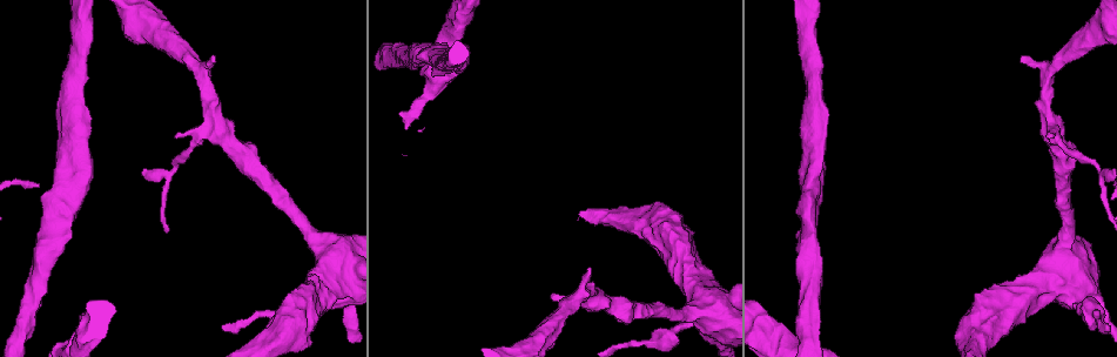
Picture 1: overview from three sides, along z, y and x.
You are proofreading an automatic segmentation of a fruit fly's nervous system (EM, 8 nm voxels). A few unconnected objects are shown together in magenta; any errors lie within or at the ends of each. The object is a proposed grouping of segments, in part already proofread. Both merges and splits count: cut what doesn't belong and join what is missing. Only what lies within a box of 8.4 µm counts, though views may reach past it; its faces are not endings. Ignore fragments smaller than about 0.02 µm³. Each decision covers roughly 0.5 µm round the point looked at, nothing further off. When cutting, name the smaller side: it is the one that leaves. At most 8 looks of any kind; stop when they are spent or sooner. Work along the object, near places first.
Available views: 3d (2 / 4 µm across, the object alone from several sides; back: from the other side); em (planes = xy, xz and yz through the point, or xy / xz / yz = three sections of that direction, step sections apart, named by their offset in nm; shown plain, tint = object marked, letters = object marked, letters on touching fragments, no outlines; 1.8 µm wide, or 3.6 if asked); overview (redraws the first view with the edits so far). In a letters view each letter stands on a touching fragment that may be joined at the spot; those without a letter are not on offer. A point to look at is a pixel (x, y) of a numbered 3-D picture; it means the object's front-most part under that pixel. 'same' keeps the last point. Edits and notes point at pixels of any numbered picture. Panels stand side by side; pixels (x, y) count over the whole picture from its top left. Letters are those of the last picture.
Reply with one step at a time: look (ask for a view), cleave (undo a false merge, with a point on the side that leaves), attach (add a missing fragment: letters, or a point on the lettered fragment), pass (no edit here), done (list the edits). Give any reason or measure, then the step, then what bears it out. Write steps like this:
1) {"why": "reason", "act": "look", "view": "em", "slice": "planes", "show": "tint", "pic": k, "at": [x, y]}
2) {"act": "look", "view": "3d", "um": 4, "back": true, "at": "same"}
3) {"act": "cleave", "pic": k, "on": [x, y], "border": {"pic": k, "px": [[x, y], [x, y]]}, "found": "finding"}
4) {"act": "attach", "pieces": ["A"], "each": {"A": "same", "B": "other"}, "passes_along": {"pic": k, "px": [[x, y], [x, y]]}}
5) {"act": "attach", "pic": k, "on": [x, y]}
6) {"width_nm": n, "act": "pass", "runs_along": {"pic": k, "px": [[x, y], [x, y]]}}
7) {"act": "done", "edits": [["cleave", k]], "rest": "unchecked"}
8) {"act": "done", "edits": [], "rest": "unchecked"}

{"why": "branch stops here", "act": "look", "view": "em", "um": 3.6, "slice": "planes", "show": "letters", "pic": 1, "at": [588, 269]}

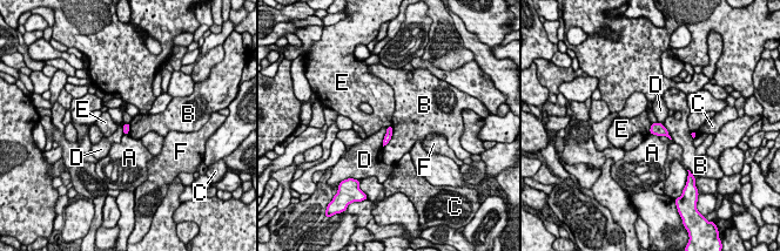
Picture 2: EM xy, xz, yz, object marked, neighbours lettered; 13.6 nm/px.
{"act": "pass", "each": {"A": "other", "B": "other", "C": "other", "D": "other", "E": "other", "F": "other"}, "found": "none of them fits"}

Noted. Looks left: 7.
{"why": "an open end", "act": "look", "view": "em", "slice": "xy", "step": 16, "show": "letters", "pic": 1, "at": [551, 296]}

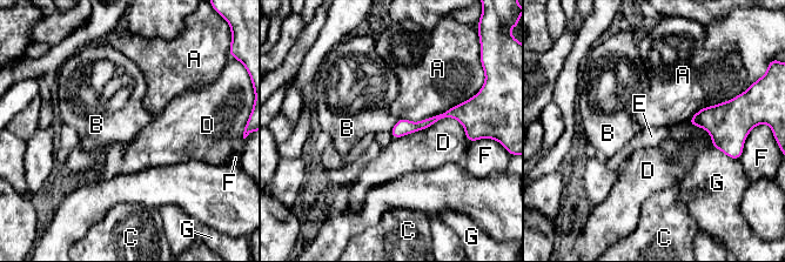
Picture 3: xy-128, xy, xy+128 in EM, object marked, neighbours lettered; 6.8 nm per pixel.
{"act": "look", "view": "em", "slice": "planes", "show": "letters", "at": "same"}

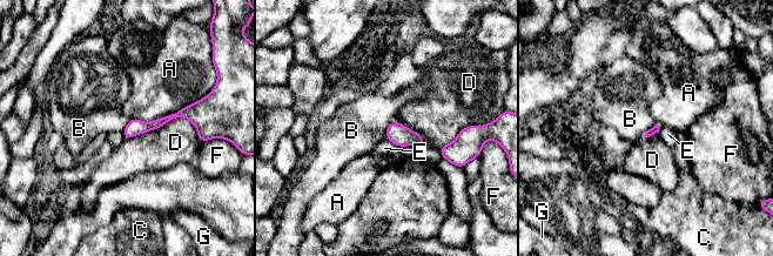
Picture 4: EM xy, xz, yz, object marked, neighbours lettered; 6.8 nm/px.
{"longest_contact_nm": ["D", 550], "act": "pass", "each": {"A": "other", "B": "other", "C": "other", "D": "other", "E": "other", "F": "other", "G": "other"}, "found": "no lettered fragment goes on from it"}

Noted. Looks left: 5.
{"act": "look", "view": "3d", "um": 4, "pic": 1, "at": [784, 324]}

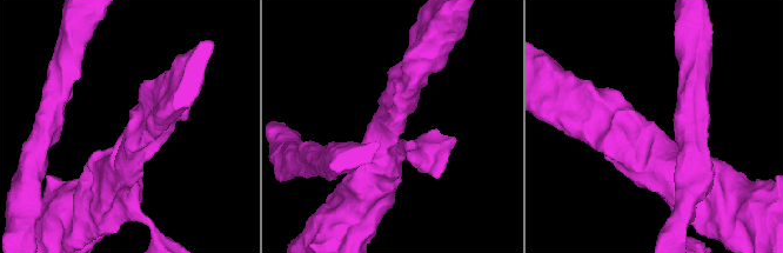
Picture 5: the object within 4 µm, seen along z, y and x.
{"act": "look", "view": "em", "slice": "planes", "show": "letters", "pic": 5, "at": [398, 122]}

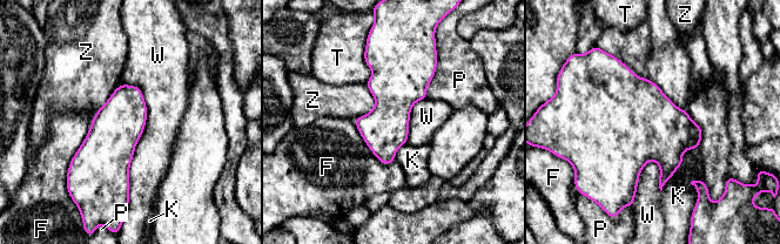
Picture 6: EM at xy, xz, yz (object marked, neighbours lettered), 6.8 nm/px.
{"width_nm": 320, "act": "pass", "each": {"F": "other", "K": "other", "P": "other", "T": "other", "W": "other", "Z": "other"}, "border": {"pic": 6, "px": [[120, 83], [147, 109], [128, 203]]}, "found": "no lettered fragment goes on from it"}

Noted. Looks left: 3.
{"act": "done", "edits": [], "rest": "unchecked"}

